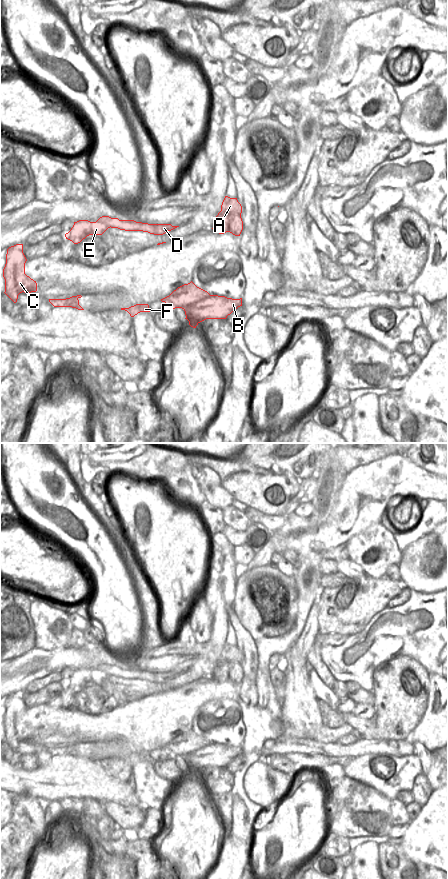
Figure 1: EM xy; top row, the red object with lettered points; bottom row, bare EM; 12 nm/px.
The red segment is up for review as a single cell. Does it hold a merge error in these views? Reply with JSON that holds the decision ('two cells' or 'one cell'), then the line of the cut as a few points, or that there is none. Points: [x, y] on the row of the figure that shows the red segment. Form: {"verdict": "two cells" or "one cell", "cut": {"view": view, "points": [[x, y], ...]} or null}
{"verdict": "two cells", "cut": {"view": "xy", "points": [[97, 220], [109, 227]]}}

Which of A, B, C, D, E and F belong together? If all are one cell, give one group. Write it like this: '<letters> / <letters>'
A B C D F / E

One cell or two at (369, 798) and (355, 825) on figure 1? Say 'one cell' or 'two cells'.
one cell

